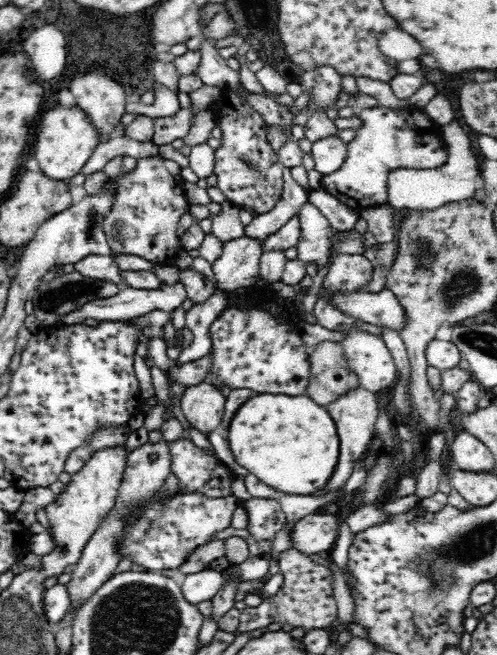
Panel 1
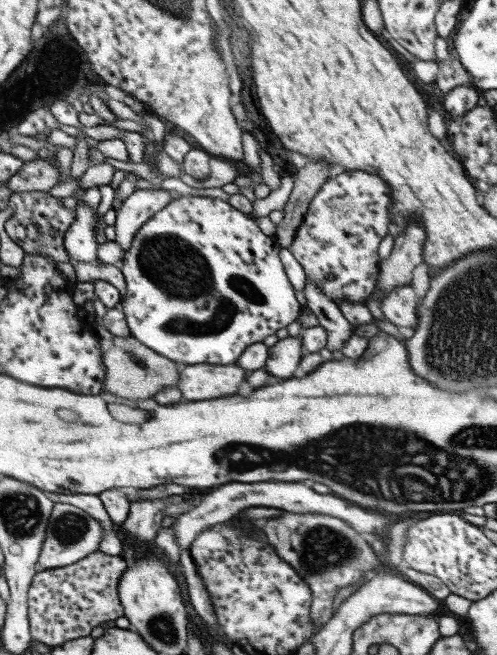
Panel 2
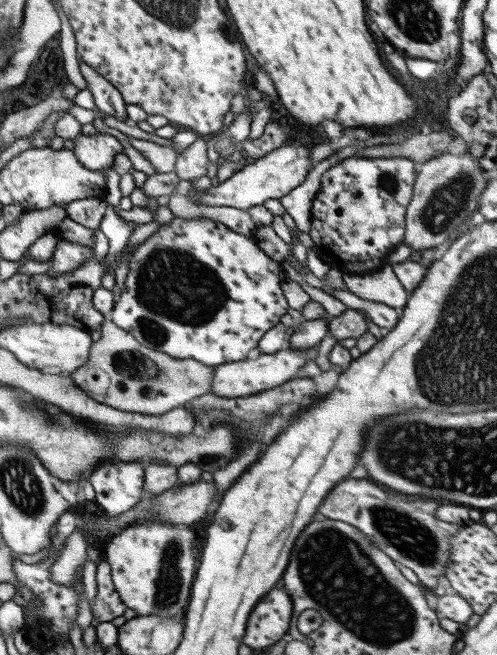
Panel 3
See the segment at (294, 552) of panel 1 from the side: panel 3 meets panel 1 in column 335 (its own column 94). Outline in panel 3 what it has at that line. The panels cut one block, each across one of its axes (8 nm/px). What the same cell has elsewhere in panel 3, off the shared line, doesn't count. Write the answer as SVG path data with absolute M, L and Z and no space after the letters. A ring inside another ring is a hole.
M105 561L96 565L95 573L95 598L90 605L92 620L110 622L112 619L123 615L126 607L120 602L118 594L115 593L110 566Z

